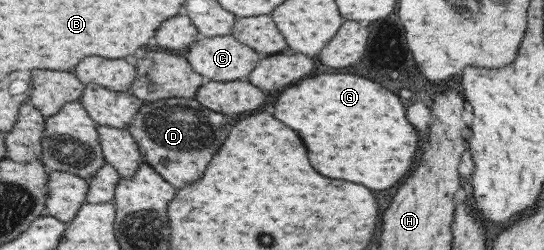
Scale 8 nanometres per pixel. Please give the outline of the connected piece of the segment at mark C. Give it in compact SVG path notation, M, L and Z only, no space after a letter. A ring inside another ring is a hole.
M231 33L203 37L190 44L185 56L206 81L248 81L250 72L264 58L254 48L238 41Z

